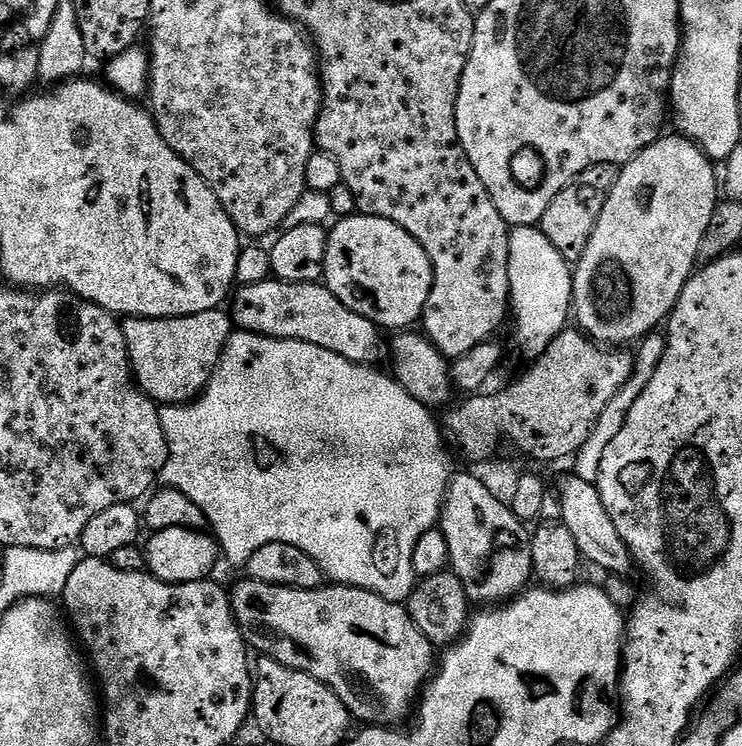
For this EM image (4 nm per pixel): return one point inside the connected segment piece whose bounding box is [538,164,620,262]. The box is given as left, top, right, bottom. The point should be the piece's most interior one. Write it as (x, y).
(569, 222)

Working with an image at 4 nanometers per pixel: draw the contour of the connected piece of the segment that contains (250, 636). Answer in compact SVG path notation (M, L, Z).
M247 578L241 580L241 584L230 592L232 613L244 635L244 643L253 653L260 652L256 654L282 662L282 666L287 668L302 670L318 678L318 682L330 686L330 690L342 698L353 721L361 725L403 725L400 723L408 714L411 715L418 695L438 664L437 649L426 638L426 634L418 630L403 603L387 600L361 588L350 588L346 584L294 590Z

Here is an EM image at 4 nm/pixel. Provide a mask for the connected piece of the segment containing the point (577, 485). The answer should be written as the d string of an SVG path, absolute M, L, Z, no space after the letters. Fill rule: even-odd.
M569 474L560 484L558 495L562 502L562 523L570 530L574 542L578 542L578 550L585 561L588 560L596 568L610 572L616 578L631 577L634 572L634 561L626 542L622 542L622 534L614 526L610 514L606 514L606 506L602 506L602 494L591 480L583 480L580 476Z

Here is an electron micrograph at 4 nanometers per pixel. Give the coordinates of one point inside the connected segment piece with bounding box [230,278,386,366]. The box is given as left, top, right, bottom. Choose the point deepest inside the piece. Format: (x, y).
(311, 313)

